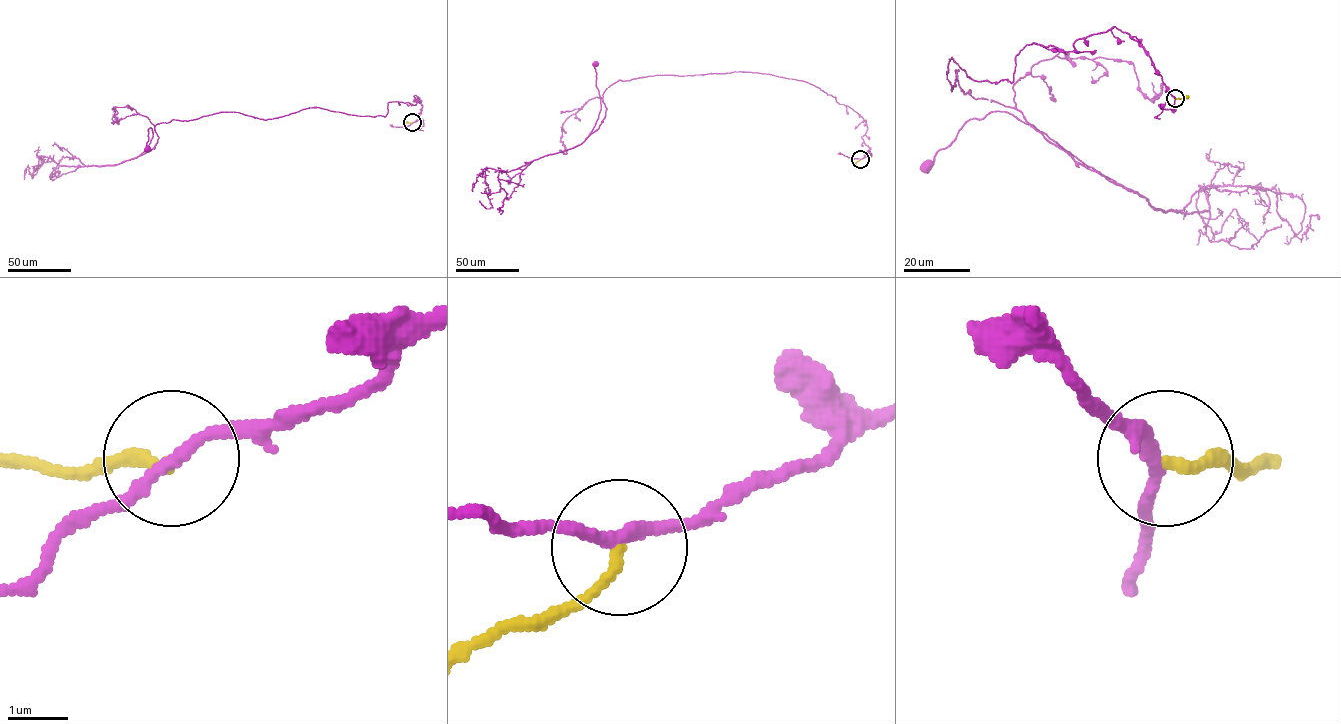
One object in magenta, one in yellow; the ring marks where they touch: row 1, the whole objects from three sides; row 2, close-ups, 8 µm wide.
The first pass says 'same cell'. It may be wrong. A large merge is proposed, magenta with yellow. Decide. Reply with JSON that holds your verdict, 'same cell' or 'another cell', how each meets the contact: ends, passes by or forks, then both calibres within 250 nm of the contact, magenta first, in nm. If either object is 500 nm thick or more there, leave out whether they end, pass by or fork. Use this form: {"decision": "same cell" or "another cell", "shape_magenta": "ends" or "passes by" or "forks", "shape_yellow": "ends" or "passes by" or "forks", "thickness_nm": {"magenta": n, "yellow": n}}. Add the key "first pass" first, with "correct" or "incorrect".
{"first pass": "correct", "decision": "same cell", "shape_magenta": "passes by", "shape_yellow": "ends", "thickness_nm": {"magenta": 200, "yellow": 180}}

